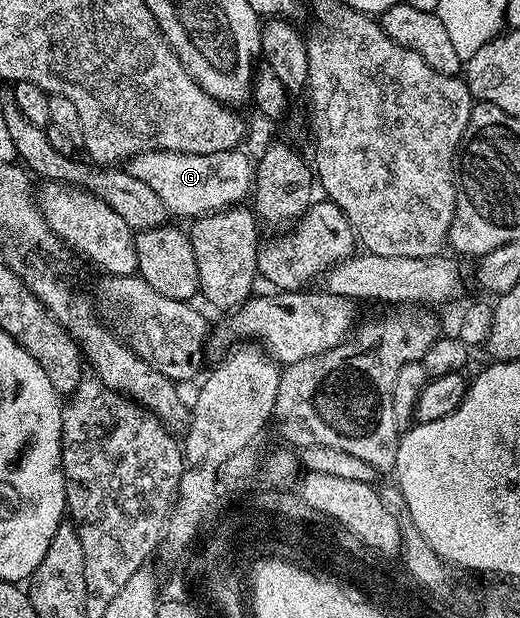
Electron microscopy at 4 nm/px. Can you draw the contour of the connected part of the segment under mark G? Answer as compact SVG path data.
M236 148L213 151L211 154L186 154L157 149L155 153L139 153L137 157L129 158L124 168L160 195L167 214L197 219L241 205L251 196L256 165L242 152L241 148Z

